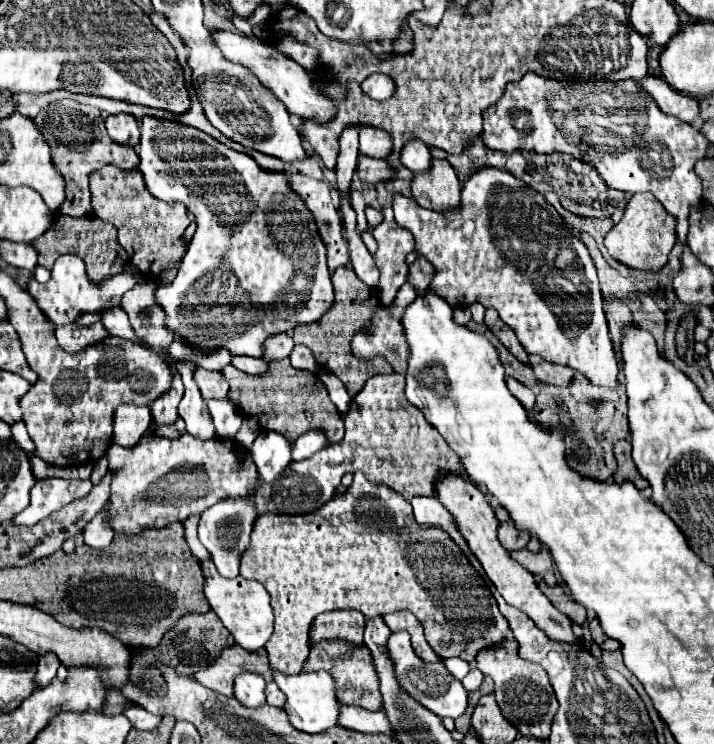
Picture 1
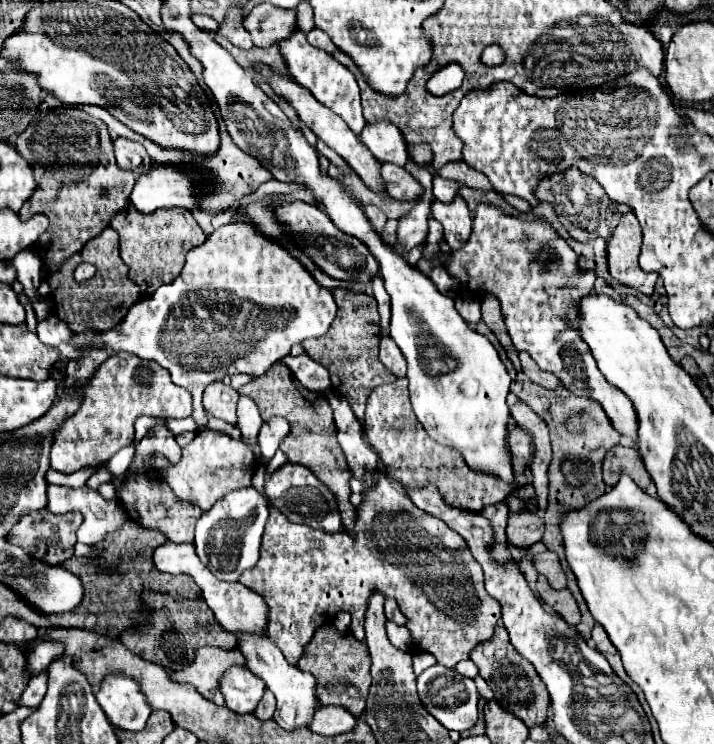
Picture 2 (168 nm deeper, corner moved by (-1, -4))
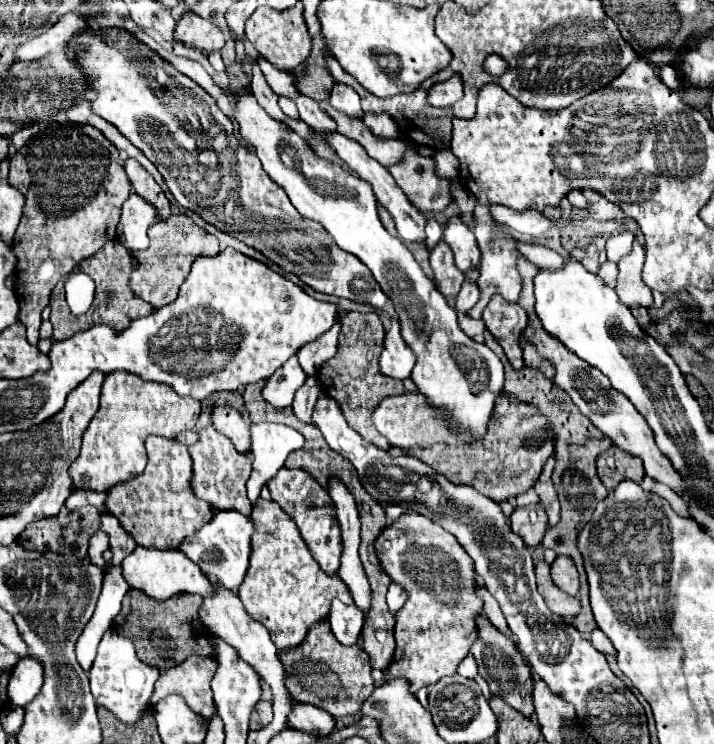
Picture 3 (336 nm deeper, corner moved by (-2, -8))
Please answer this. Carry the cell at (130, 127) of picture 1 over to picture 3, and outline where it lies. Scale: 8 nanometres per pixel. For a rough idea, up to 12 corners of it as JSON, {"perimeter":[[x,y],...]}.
{"perimeter":[[135,160],[125,172],[137,196],[149,202],[161,220],[171,216],[171,202],[151,174]]}

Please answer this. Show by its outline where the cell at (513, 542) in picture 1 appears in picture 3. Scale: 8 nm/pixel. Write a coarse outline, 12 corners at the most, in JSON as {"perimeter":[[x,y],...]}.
{"perimeter":[[541,504],[515,508],[513,532],[527,546],[537,546],[547,530]]}

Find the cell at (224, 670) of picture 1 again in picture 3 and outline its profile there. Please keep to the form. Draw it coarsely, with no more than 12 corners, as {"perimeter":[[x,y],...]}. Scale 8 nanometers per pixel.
{"perimeter":[[189,656],[159,676],[149,706],[177,692],[195,714],[215,712],[217,662]]}

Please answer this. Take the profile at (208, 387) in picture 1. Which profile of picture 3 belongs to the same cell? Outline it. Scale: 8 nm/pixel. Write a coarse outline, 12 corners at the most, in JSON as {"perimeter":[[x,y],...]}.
{"perimeter":[[231,406],[213,408],[213,426],[237,452],[251,450],[249,420]]}

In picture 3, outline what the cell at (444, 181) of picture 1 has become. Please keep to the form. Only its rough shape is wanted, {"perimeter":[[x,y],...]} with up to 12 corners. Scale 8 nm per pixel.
{"perimeter":[[461,218],[445,226],[443,236],[461,272],[479,266],[477,240]]}

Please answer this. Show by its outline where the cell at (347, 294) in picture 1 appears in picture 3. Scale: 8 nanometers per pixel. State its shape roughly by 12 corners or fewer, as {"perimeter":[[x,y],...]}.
{"perimeter":[[349,312],[339,350],[319,370],[323,392],[353,430],[389,442],[371,422],[373,402],[403,394],[377,374],[385,328]]}

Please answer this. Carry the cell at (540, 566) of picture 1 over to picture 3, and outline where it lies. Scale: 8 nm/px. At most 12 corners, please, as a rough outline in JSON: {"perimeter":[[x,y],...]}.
{"perimeter":[[557,556],[551,578],[575,596],[579,592],[577,568],[571,558]]}

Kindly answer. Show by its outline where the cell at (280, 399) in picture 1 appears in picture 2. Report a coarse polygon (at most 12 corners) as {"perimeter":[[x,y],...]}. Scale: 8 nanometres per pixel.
{"perimeter":[[288,366],[238,390],[262,420],[290,424],[282,452],[340,498],[346,530],[354,506],[332,408]]}

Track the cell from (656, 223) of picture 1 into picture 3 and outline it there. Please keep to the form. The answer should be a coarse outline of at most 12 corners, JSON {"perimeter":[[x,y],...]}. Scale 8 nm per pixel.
{"perimeter":[[637,240],[619,260],[615,292],[629,308],[649,308],[641,278],[645,250]]}

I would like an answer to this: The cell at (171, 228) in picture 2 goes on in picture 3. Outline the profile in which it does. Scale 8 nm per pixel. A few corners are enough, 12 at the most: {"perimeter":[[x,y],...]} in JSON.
{"perimeter":[[189,216],[159,220],[133,256],[131,290],[153,308],[177,298],[219,240]]}

